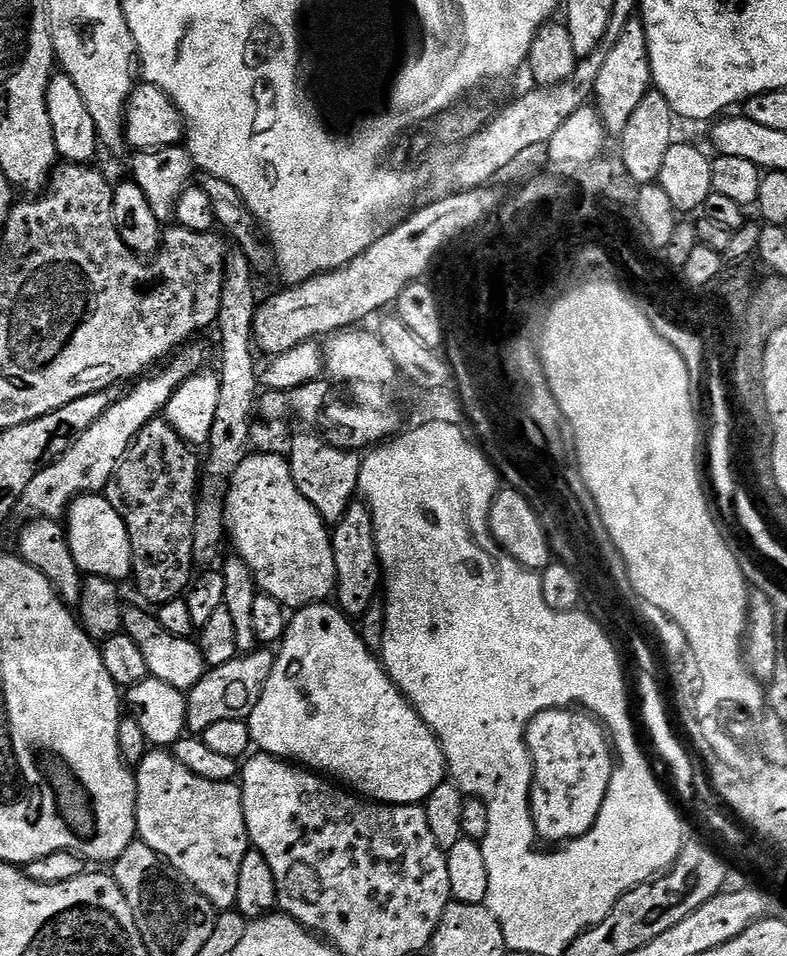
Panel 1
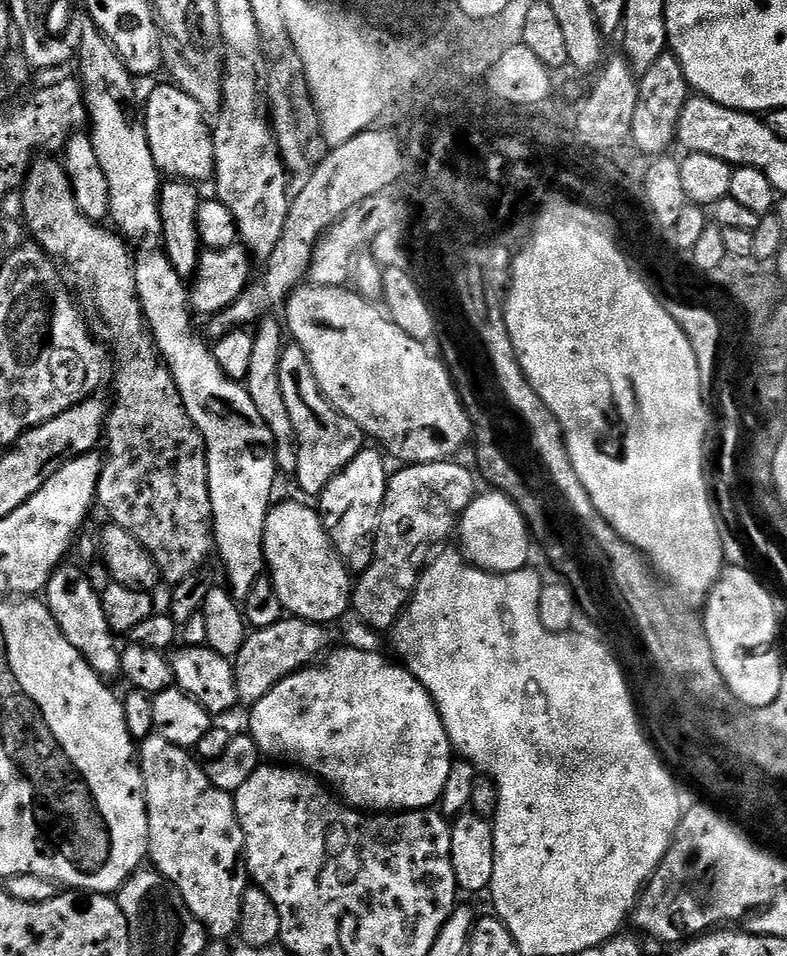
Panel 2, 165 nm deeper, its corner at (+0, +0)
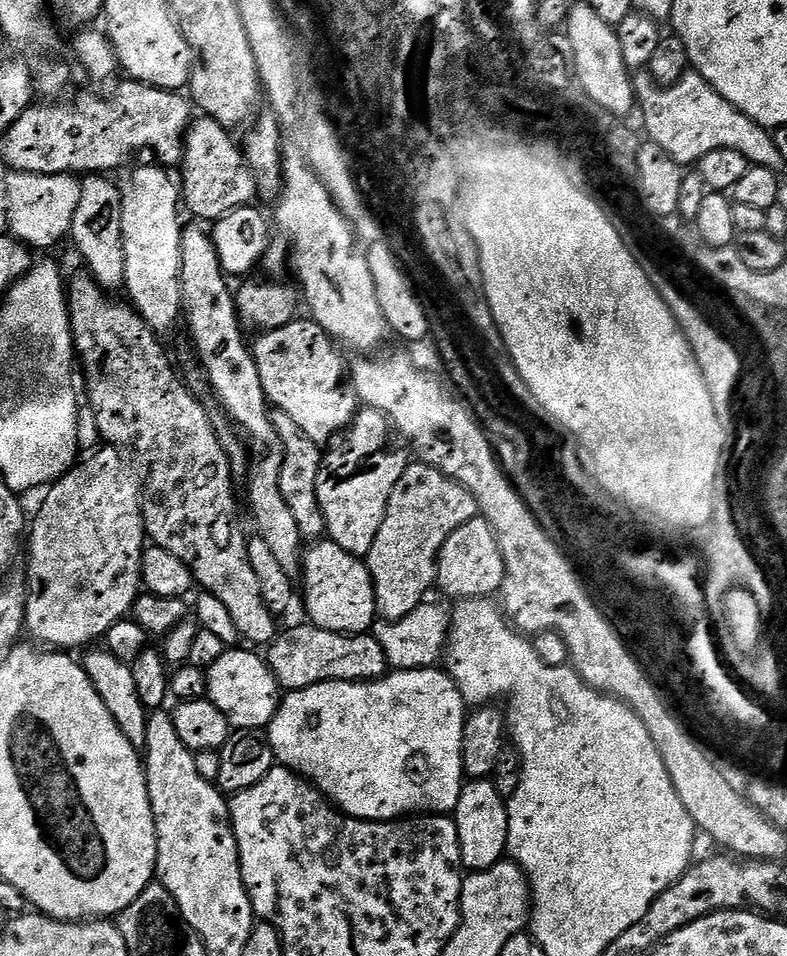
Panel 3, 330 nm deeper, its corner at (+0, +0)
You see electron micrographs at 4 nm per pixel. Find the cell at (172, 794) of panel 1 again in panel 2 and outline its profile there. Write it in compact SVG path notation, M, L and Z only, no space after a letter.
M150 735L139 741L140 769L144 775L144 797L148 807L148 855L151 867L176 887L190 906L194 918L202 922L204 931L213 940L228 940L240 930L242 894L250 886L244 863L244 835L238 822L233 793L218 790L210 782L201 761L191 751L166 742L166 738Z

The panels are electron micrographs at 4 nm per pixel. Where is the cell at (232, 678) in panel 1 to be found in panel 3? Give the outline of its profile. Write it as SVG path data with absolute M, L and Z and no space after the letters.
M311 622L303 623L285 632L283 629L266 648L268 669L285 693L331 680L379 680L389 671L386 650L378 646L378 638L371 634L347 636L345 632L331 632Z

